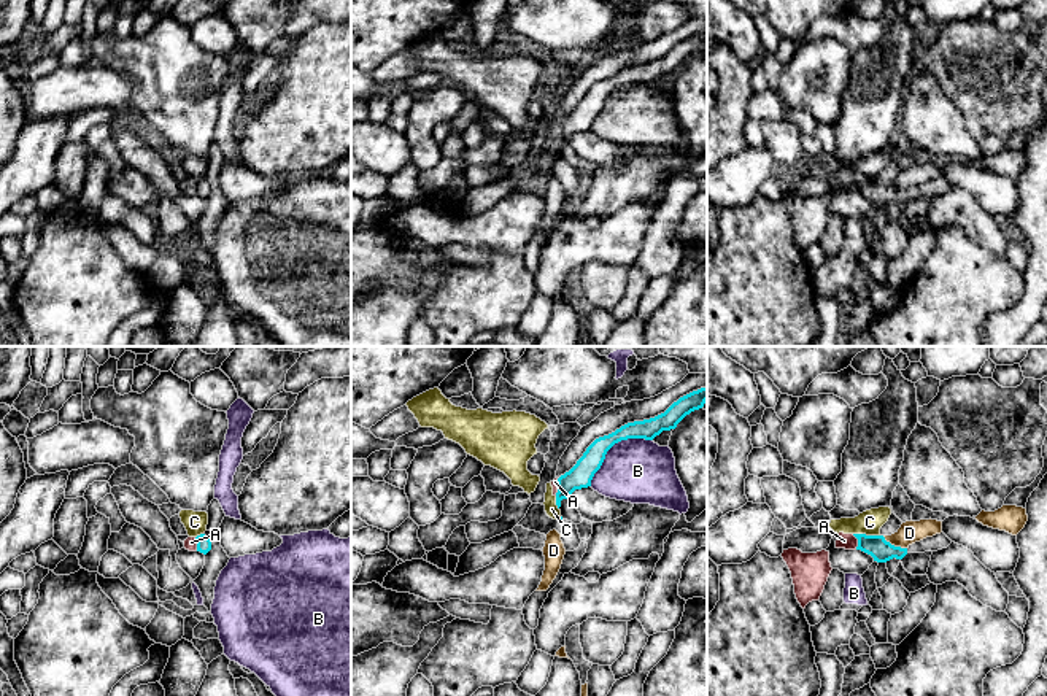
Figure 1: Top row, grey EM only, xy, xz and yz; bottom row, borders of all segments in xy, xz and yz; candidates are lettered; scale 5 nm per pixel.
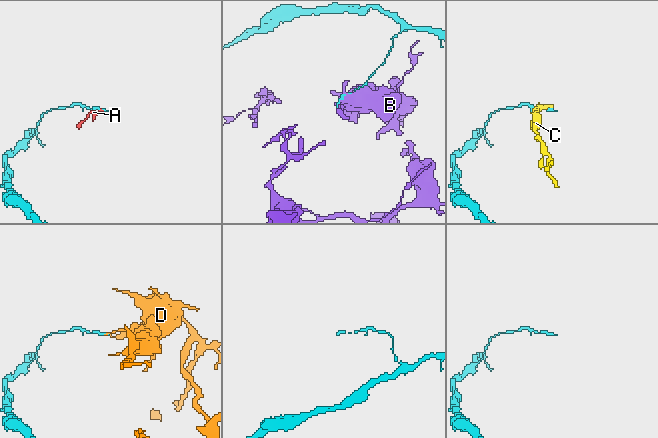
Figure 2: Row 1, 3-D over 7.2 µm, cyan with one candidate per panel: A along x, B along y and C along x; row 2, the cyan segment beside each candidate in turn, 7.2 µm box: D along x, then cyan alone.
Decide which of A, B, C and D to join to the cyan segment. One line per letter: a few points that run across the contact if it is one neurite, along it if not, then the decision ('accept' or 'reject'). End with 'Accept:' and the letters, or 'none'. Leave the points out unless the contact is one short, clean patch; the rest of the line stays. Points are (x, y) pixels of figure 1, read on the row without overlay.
A: line yz (852, 178), (857, 183), (857, 193); reject
B: reject
C: line yz (853, 177), (879, 180); reject
D: line yz (882, 180), (892, 188), (906, 193); reject
Accept: none

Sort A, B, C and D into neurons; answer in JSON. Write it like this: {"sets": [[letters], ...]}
{"sets": [["A", "D"], ["B"], ["C"]]}

